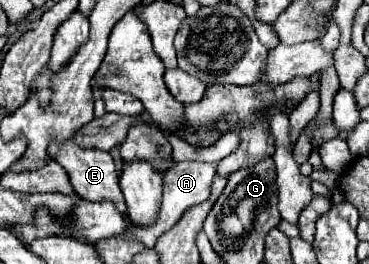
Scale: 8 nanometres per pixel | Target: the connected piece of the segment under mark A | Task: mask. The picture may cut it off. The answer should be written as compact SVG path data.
M174 163L166 173L164 173L164 195L162 195L162 203L160 203L160 215L156 219L156 223L152 227L128 227L128 231L124 231L124 235L118 235L120 239L140 239L140 243L144 243L144 247L154 247L156 239L172 229L176 225L176 221L184 215L186 209L202 203L208 199L210 195L210 185L212 185L212 177L216 175L216 163Z

